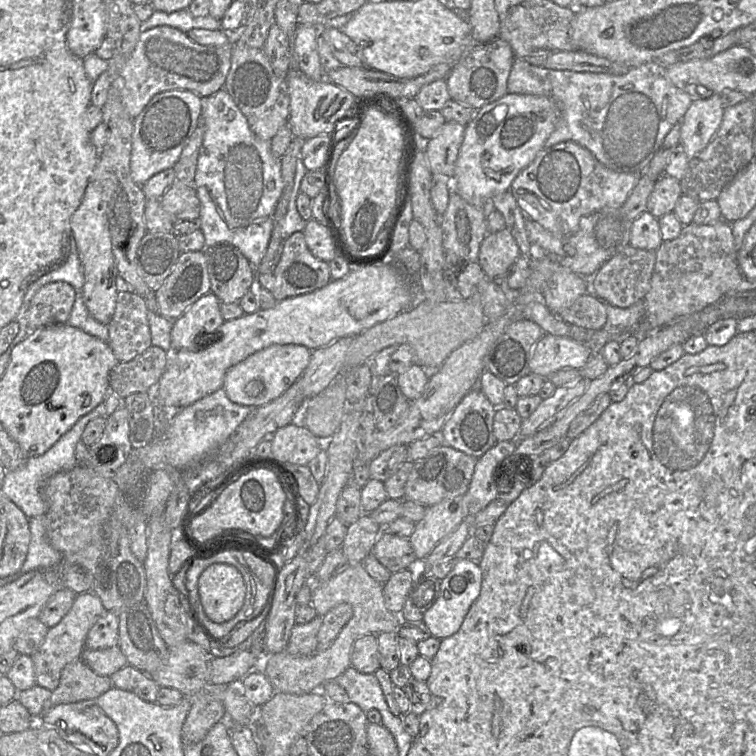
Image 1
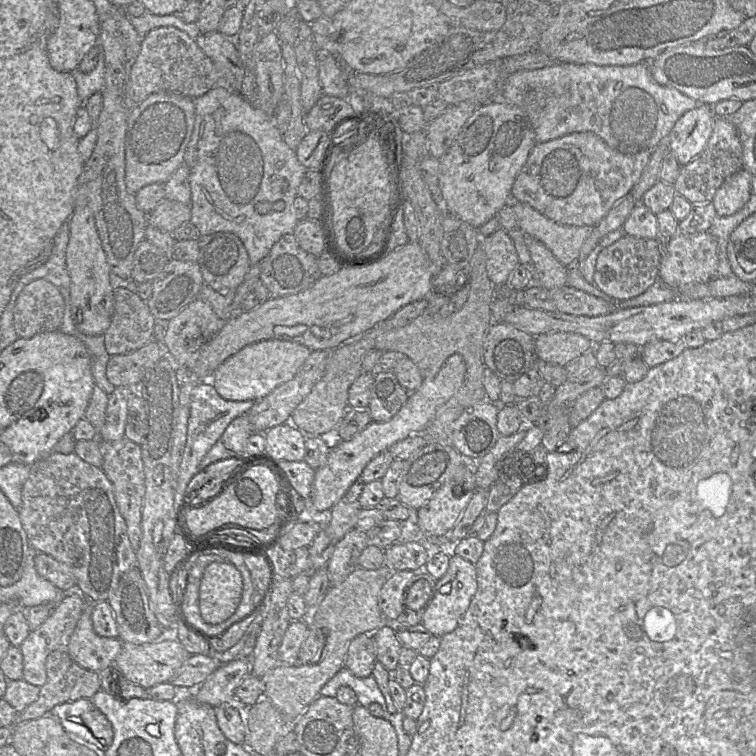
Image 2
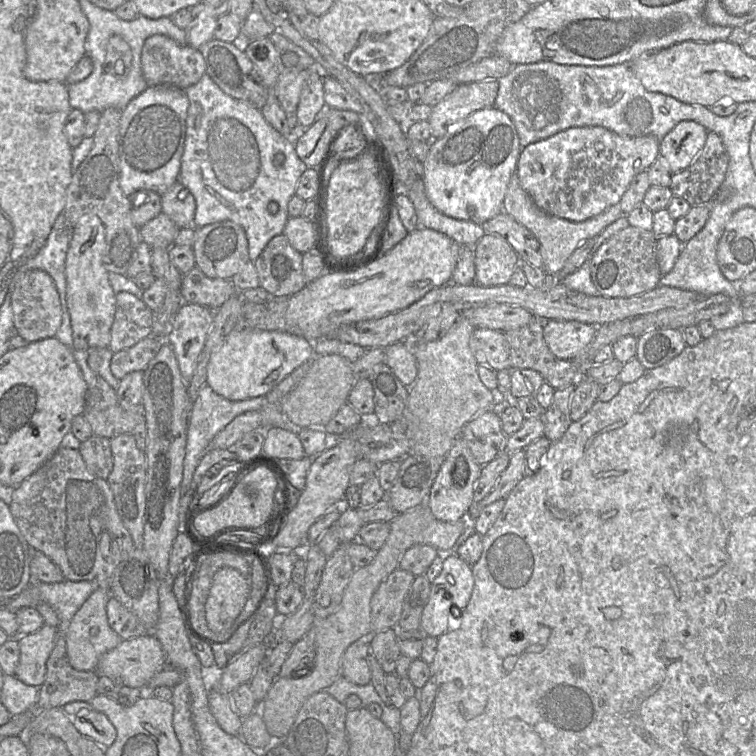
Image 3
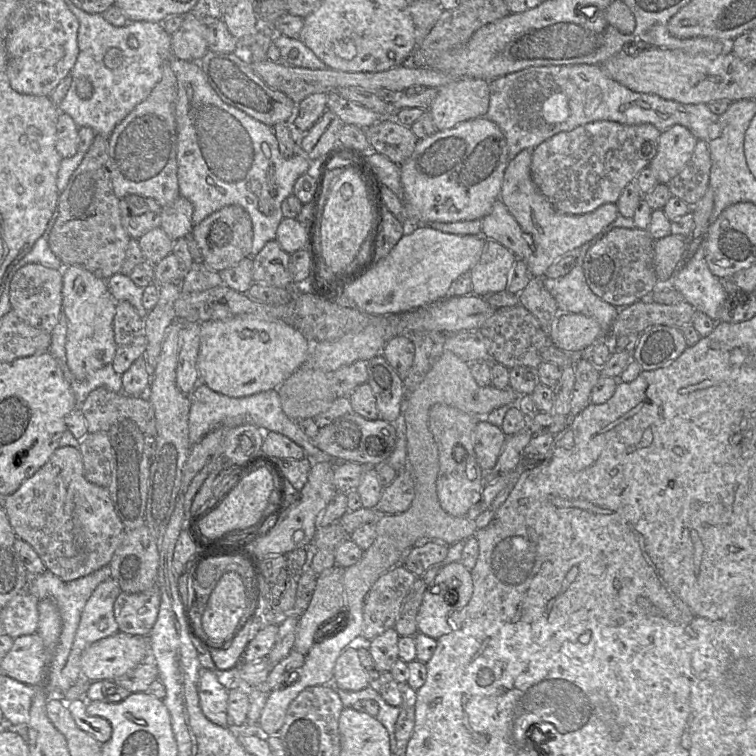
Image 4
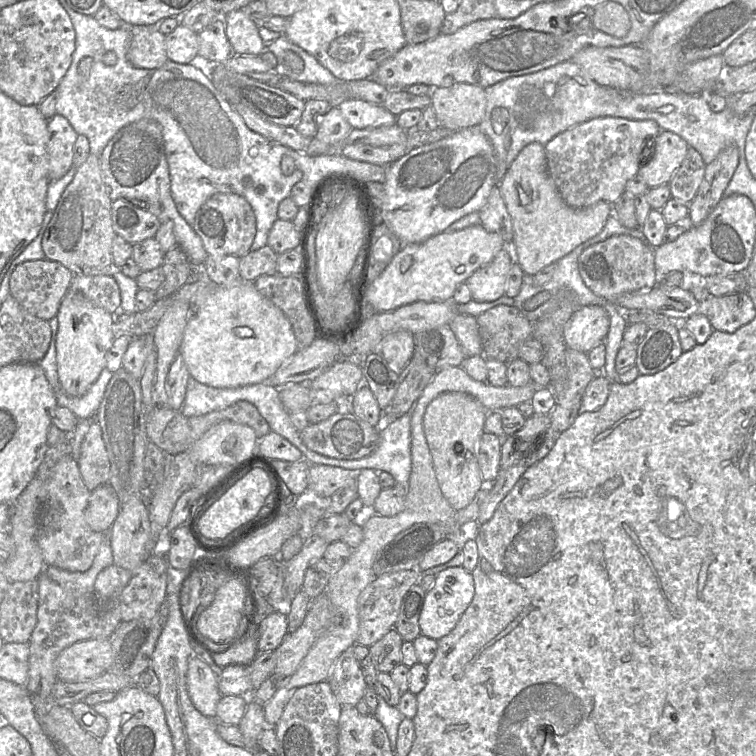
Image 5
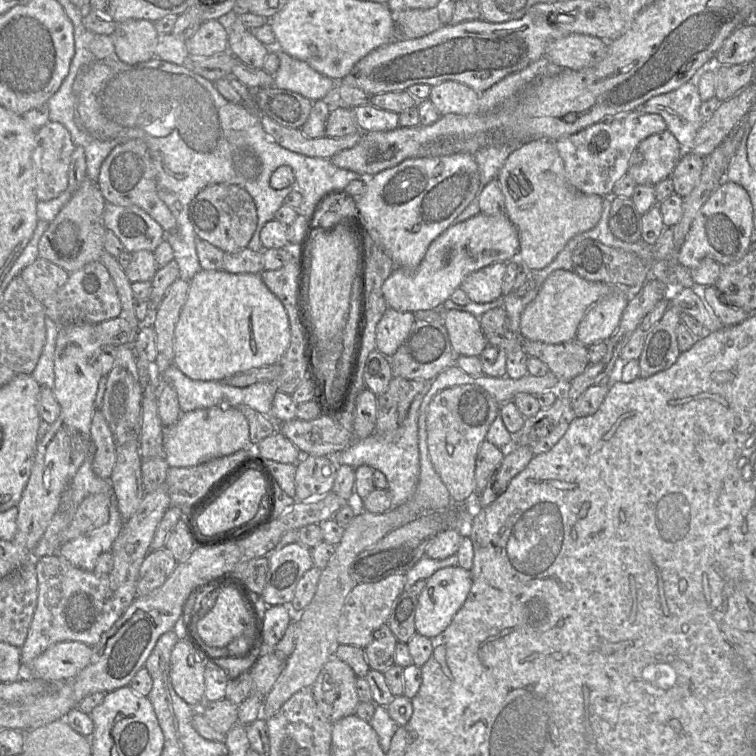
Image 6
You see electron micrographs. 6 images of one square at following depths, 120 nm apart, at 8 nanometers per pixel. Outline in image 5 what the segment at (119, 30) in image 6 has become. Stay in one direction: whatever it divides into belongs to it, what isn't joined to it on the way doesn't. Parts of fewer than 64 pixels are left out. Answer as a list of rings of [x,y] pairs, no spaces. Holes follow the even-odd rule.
[[[132,26],[131,33],[128,61],[137,68],[157,69],[163,66],[168,57],[165,35],[158,30],[158,26]]]

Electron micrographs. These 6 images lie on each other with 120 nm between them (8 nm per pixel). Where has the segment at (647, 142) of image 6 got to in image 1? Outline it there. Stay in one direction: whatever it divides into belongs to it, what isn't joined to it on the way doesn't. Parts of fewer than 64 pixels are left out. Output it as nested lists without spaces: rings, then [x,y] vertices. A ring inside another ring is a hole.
[[[720,93],[691,102],[680,121],[680,144],[690,158],[699,154],[718,131],[725,111]]]

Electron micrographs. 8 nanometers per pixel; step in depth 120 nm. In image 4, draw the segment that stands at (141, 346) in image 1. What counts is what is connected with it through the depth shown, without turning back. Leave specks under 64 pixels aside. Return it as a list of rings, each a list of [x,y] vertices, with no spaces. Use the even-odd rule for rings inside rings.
[[[128,301],[116,302],[113,319],[114,340],[117,346],[129,344],[137,335],[144,334],[144,319]]]

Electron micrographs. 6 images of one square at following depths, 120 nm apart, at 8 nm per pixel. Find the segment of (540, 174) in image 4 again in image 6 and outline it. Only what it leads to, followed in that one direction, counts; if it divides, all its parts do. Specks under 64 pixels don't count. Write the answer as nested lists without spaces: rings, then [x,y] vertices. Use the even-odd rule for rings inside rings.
[[[632,111],[595,123],[575,134],[555,141],[565,174],[572,187],[588,195],[612,197],[615,184],[627,175],[630,159],[638,145],[647,137],[667,130],[664,119],[658,114]],[[598,138],[608,140],[604,150],[597,150]]]

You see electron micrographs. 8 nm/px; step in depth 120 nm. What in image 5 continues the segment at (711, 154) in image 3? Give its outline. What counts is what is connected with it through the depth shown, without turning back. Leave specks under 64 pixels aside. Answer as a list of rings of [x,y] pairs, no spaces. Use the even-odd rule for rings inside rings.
[[[689,147],[685,159],[668,184],[671,196],[690,204],[702,183],[706,166],[701,154]]]

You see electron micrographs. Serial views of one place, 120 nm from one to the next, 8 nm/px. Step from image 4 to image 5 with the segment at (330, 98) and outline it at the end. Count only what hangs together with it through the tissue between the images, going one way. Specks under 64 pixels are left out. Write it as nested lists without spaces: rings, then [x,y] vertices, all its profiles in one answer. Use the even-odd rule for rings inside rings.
[[[350,98],[337,107],[353,129],[378,128],[396,124],[396,116],[383,105]]]

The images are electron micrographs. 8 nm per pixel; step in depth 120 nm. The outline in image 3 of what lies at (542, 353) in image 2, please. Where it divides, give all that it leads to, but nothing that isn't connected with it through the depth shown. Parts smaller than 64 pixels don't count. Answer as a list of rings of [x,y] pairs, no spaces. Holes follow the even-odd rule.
[[[579,321],[544,322],[543,336],[557,360],[573,360],[593,340],[598,326]]]

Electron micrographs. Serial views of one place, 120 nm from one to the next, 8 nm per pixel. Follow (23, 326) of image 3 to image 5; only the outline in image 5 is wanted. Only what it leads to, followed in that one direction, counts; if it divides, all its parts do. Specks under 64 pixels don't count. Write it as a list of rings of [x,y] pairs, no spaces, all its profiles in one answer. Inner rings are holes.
[[[49,259],[28,260],[18,265],[10,279],[10,295],[31,315],[50,321],[68,293],[74,274],[59,262]]]

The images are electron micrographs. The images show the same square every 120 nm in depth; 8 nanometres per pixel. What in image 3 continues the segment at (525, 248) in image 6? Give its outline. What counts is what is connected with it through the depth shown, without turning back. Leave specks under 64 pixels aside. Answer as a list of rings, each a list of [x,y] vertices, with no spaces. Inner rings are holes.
[[[516,172],[511,176],[508,184],[503,211],[531,231],[538,239],[543,259],[543,269],[552,275],[557,275],[561,271],[566,260],[579,244],[587,239],[596,238],[608,225],[622,215],[620,203],[614,204],[600,214],[582,222],[573,222],[550,215],[536,206],[531,197],[521,187]]]

